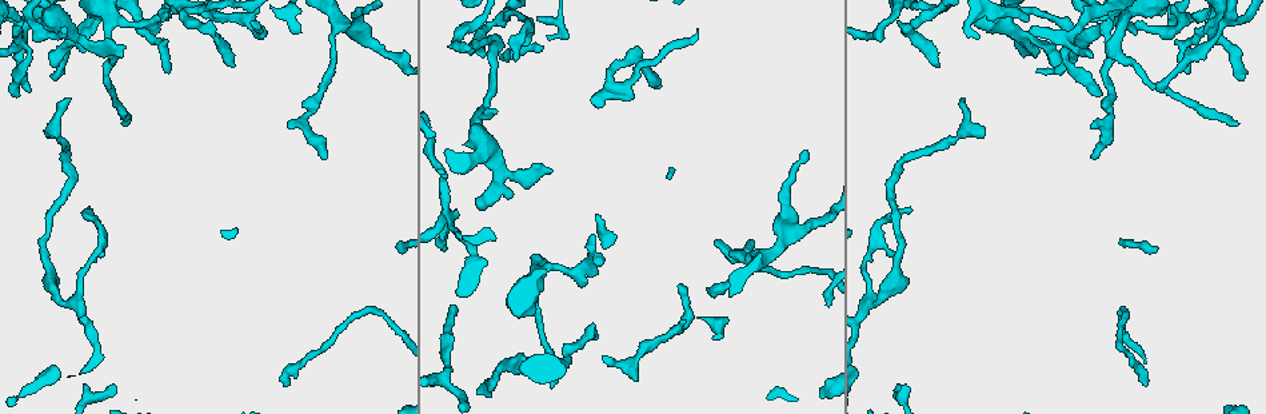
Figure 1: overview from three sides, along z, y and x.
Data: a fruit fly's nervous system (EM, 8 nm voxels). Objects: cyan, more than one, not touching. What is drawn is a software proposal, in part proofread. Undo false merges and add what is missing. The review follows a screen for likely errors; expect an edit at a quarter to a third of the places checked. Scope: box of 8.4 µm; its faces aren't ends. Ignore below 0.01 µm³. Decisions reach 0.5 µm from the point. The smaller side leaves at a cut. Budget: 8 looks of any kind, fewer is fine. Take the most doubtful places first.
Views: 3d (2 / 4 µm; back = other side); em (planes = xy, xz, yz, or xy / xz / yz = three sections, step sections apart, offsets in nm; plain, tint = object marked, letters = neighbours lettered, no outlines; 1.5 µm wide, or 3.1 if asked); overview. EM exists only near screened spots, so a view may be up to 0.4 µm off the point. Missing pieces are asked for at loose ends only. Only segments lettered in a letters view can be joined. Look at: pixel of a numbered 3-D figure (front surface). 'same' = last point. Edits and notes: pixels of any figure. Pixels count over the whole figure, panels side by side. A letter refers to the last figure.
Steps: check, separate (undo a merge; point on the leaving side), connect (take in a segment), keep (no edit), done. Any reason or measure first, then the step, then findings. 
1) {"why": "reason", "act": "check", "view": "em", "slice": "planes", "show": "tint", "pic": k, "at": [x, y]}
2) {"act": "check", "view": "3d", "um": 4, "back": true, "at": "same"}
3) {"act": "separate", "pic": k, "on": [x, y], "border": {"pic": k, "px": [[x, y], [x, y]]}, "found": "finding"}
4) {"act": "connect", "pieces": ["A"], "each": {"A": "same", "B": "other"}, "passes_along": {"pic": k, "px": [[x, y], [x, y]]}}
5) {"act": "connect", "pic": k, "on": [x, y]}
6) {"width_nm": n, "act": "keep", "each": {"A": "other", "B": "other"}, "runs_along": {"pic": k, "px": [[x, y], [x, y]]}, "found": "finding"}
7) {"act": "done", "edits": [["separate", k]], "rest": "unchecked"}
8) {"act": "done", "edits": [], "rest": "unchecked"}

{"why": "an open end", "act": "check", "view": "em", "slice": "xy", "step": 8, "show": "letters", "pic": 1, "at": [20, 95]}

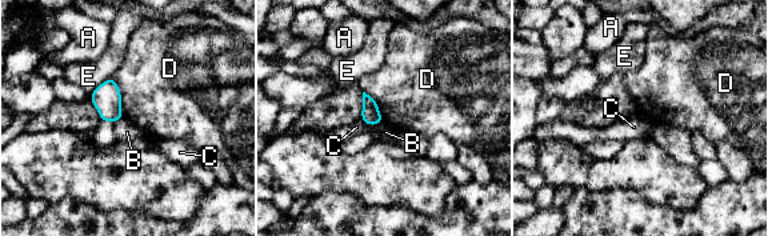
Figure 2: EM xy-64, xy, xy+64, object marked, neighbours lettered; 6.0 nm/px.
{"longest_contact_nm": ["D", 260], "act": "keep", "each": {"A": "other", "B": "other", "C": "other", "D": "other", "E": "other"}, "border": {"pic": 2, "px": [[112, 78], [124, 116]]}, "found": "none of them fits"}

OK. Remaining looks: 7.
{"why": "tapers out", "act": "check", "view": "em", "slice": "yz", "step": 8, "show": "tint", "pic": 1, "at": [749, 242]}

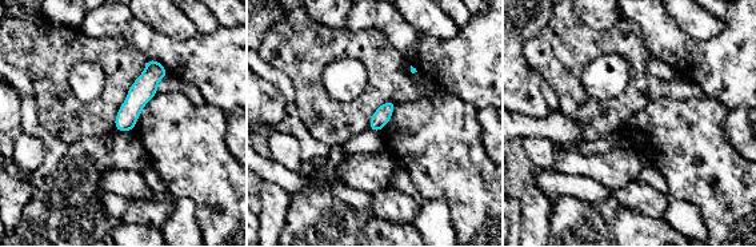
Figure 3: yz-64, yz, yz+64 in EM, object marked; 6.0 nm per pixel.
{"why": "another direction", "act": "check", "view": "em", "slice": "planes", "show": "letters", "at": "same"}

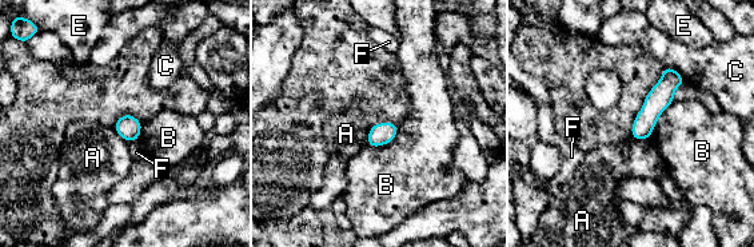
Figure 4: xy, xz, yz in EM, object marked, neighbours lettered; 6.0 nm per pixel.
{"act": "keep", "each": {"A": "other", "B": "other", "C": "other", "E": "other", "F": "other"}, "border": {"pic": 4, "px": [[631, 135], [637, 139], [650, 136]]}, "found": "none of them fits"}

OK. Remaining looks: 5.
{"act": "check", "view": "3d", "um": 2, "pic": 1, "at": [496, 23]}

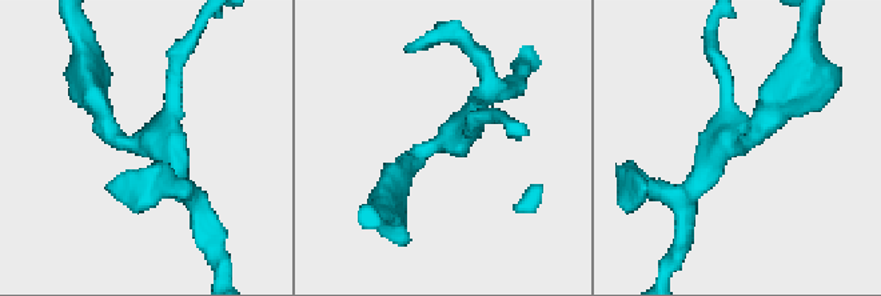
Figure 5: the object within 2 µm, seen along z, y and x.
{"why": "now the EM", "act": "check", "view": "em", "slice": "planes", "show": "letters", "pic": 5, "at": [445, 143]}

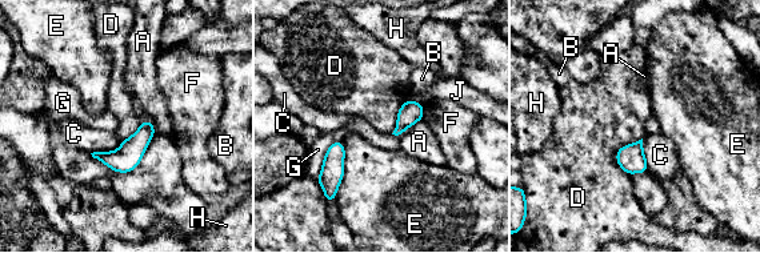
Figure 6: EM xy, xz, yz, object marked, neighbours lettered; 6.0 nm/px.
{"arms": 3, "act": "keep", "each": {"A": "other", "B": "other", "C": "other", "D": "other", "E": "other", "F": "other", "G": "other", "H": "other", "J": "other"}, "found": "one neuron here"}

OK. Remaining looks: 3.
{"act": "done", "edits": [], "rest": "unchecked"}

